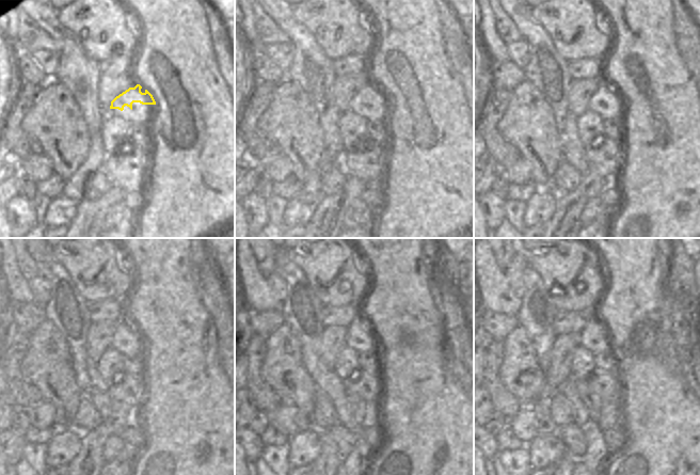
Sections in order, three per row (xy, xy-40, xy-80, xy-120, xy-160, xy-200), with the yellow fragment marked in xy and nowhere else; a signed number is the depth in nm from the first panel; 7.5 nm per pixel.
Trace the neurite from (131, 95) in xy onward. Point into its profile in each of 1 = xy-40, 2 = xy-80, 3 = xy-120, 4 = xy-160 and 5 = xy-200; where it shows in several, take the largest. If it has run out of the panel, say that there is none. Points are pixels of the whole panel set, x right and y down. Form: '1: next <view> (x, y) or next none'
1: next xy-40 (363, 99)
2: next xy-80 (605, 95)
3: next xy-120 (125, 335)
4: next xy-160 (360, 336)
5: next xy-200 (594, 336)

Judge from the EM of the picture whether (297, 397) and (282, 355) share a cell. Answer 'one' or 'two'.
one

